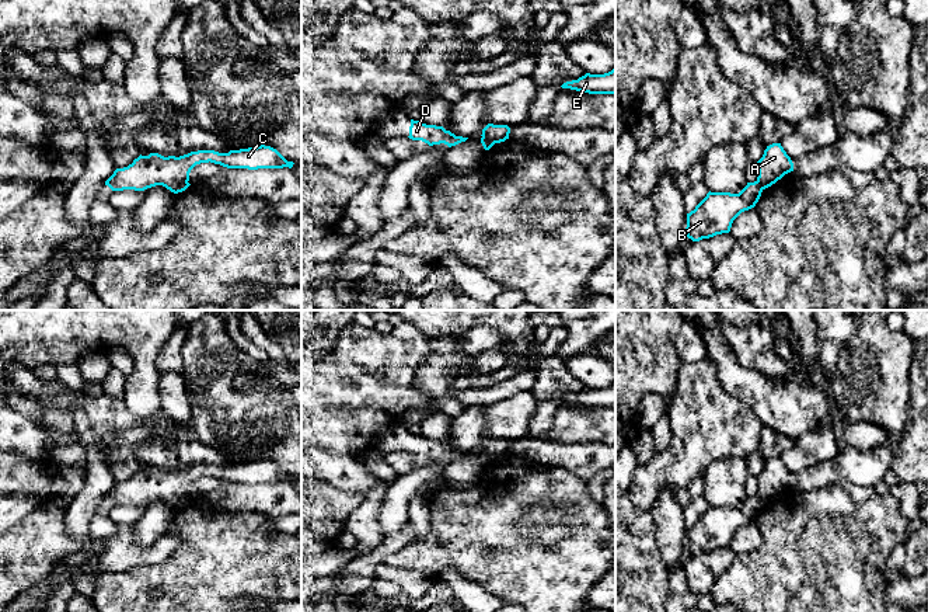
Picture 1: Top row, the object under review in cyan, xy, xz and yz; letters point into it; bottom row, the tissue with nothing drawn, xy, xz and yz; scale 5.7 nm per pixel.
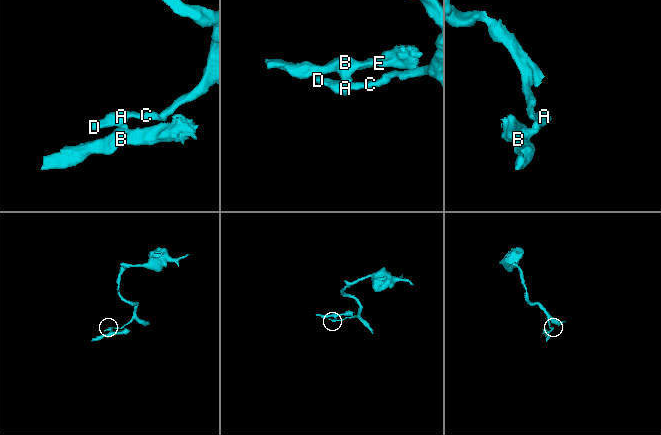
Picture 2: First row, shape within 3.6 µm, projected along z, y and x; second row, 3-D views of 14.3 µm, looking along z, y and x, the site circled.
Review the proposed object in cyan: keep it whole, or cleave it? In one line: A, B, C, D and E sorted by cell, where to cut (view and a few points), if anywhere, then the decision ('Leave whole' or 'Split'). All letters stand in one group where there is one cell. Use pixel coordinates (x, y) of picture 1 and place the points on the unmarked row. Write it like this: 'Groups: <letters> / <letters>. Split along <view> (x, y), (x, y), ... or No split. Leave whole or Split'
Groups: A C D / B E. Split along yz (757, 494), (763, 503). Split

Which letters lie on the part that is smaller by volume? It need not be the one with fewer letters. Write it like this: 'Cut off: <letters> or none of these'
Cut off: B, E

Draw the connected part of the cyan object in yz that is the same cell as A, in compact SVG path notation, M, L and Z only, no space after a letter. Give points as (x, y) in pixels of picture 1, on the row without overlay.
M781 458L767 460L763 472L757 476L761 503L765 504L781 494L785 488L793 486L793 477Z

